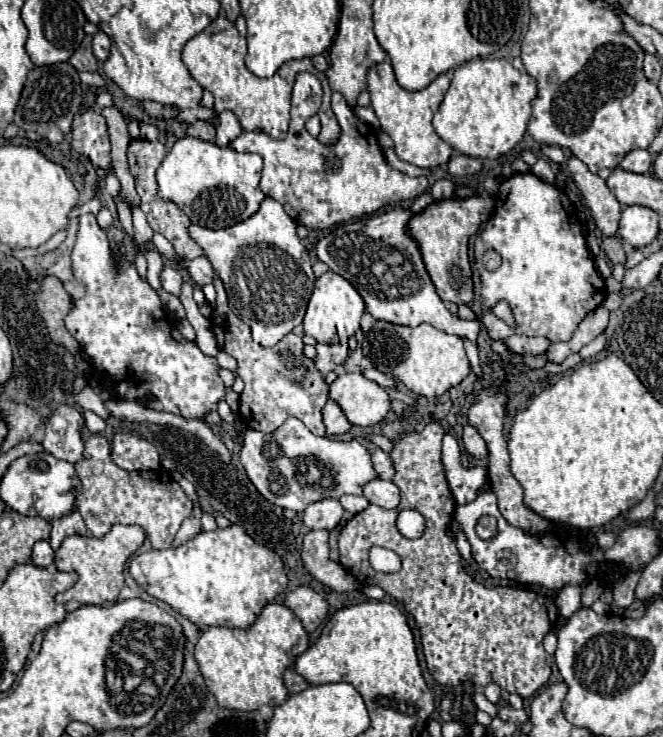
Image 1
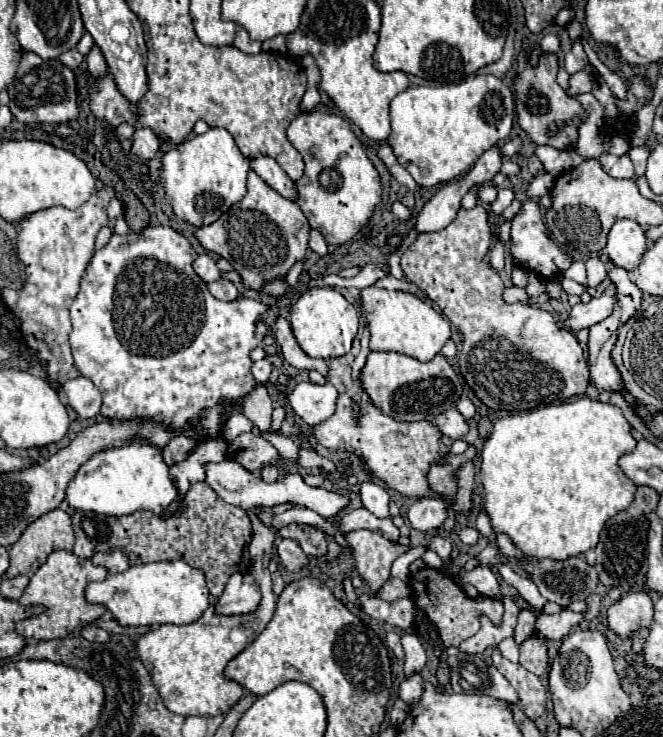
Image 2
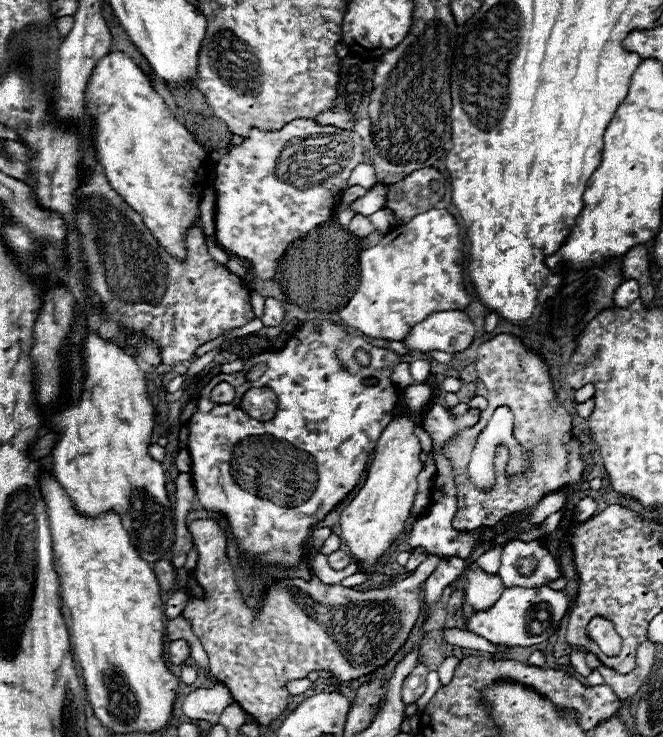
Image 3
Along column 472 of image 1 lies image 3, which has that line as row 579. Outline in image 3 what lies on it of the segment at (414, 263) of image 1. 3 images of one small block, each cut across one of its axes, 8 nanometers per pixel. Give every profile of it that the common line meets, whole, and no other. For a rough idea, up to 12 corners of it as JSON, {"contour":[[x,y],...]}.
{"contour":[[318,552],[312,560],[312,570],[324,584],[358,572],[358,562],[350,562],[344,570],[332,570],[326,554]]}

